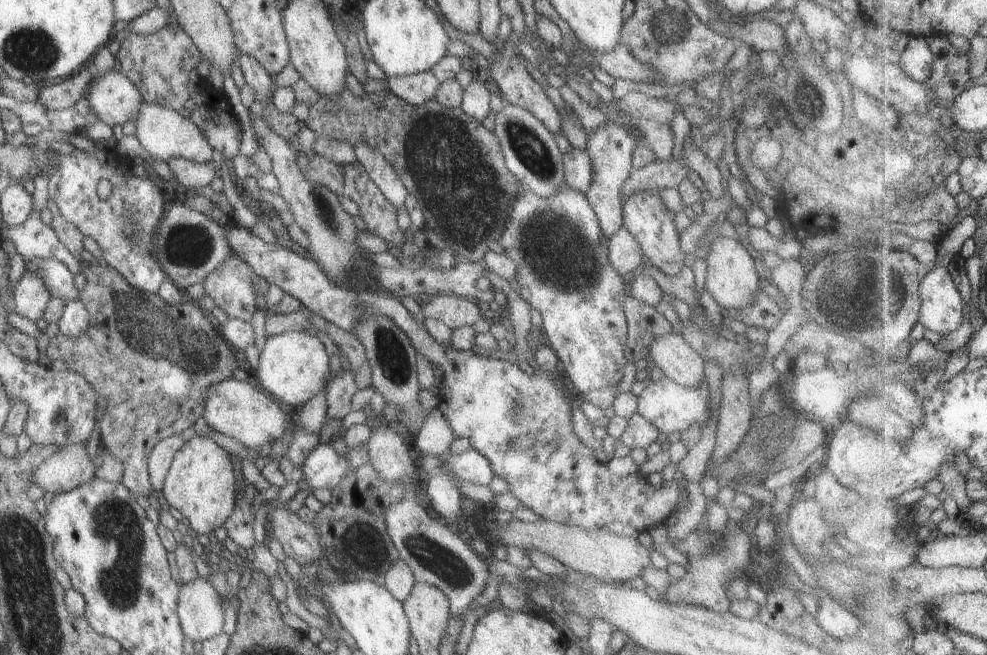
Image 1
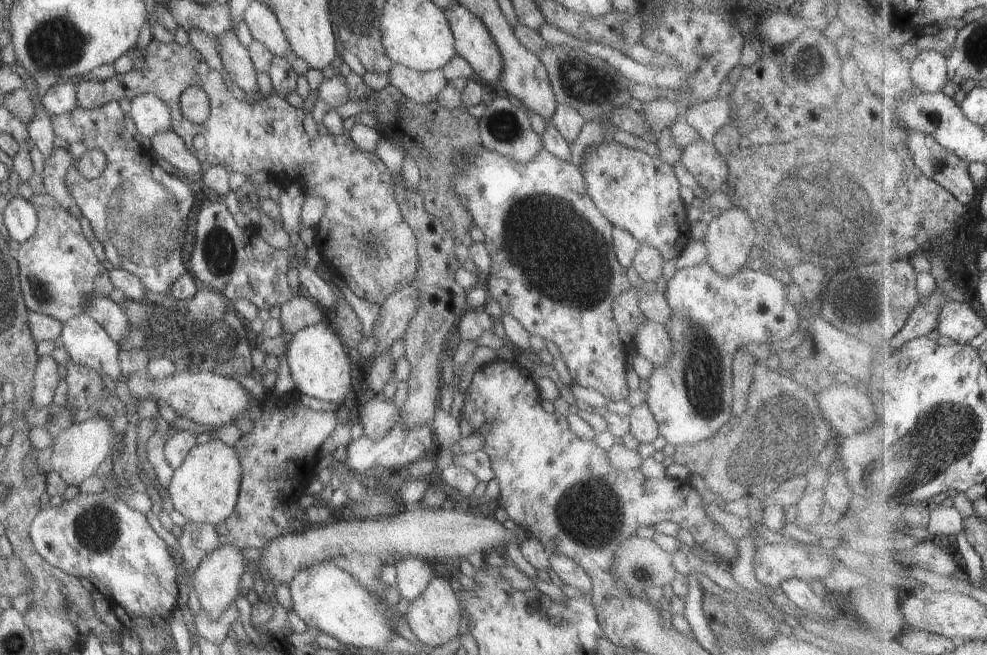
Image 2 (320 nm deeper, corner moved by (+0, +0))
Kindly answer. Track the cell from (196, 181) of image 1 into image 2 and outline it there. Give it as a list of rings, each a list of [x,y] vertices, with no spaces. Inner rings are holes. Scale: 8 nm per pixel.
[[[173,131],[155,133],[149,138],[149,152],[159,154],[177,171],[187,174],[201,174],[198,160],[185,148],[184,142]]]

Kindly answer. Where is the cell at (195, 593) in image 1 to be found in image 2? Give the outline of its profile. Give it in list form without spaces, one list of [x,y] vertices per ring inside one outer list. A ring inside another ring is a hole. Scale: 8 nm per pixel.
[[[219,545],[208,552],[194,568],[191,577],[201,609],[210,617],[217,618],[224,608],[238,596],[238,582],[241,574],[248,570],[247,563],[241,551],[236,546]]]

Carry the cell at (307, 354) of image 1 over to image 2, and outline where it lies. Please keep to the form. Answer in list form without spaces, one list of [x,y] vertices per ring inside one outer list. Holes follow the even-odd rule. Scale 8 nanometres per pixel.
[[[321,321],[294,332],[287,341],[284,355],[296,393],[335,402],[340,406],[353,406],[352,388],[349,383],[351,382],[349,375],[351,358],[348,356],[347,348],[330,324]]]

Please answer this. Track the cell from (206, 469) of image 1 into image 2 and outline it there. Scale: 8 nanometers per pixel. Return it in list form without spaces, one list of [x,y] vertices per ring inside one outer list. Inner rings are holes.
[[[213,437],[204,444],[193,446],[179,466],[172,469],[172,476],[165,494],[171,499],[174,510],[187,523],[207,523],[215,526],[223,522],[236,505],[241,467],[232,446]]]

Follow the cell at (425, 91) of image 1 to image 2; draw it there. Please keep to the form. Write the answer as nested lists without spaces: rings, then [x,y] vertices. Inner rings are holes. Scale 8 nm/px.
[[[393,65],[386,74],[389,84],[416,103],[431,102],[448,82],[440,68],[416,71],[403,65]]]

